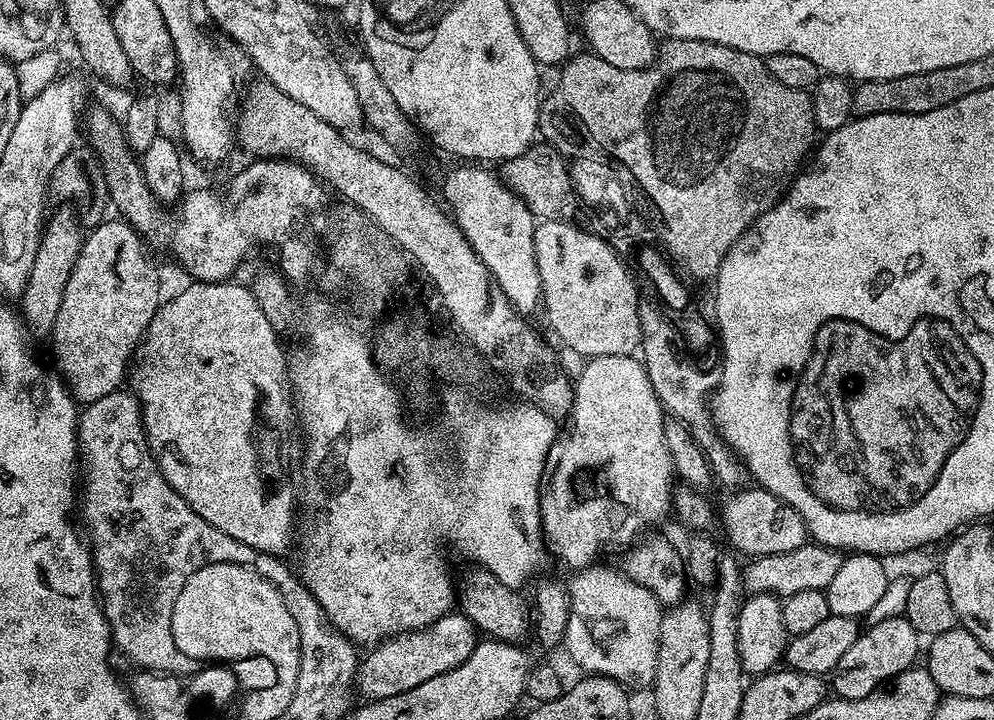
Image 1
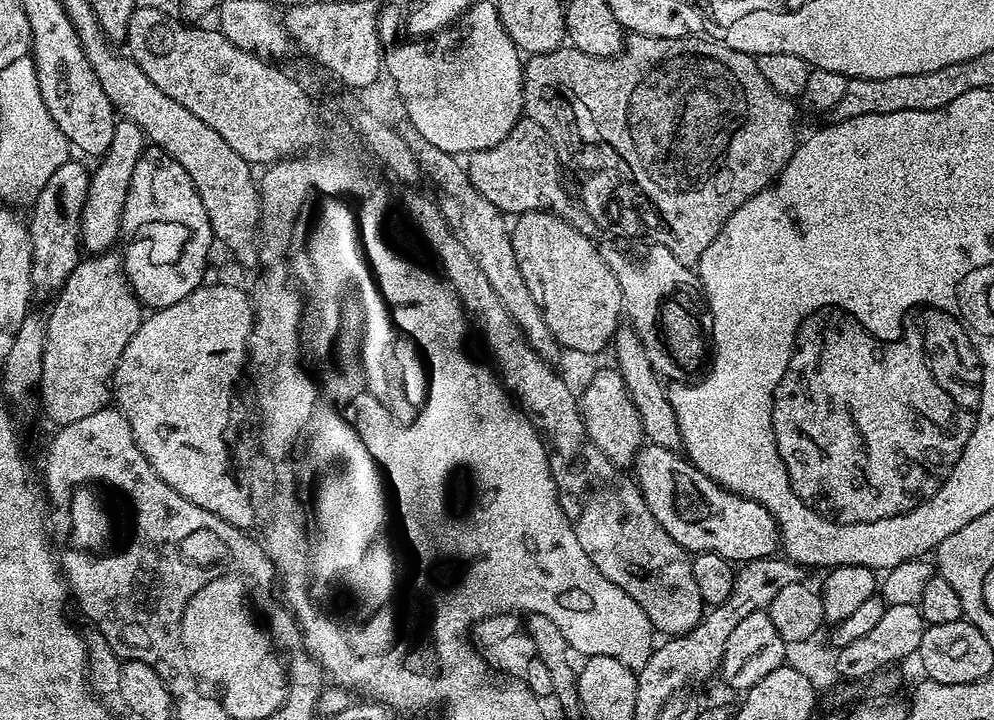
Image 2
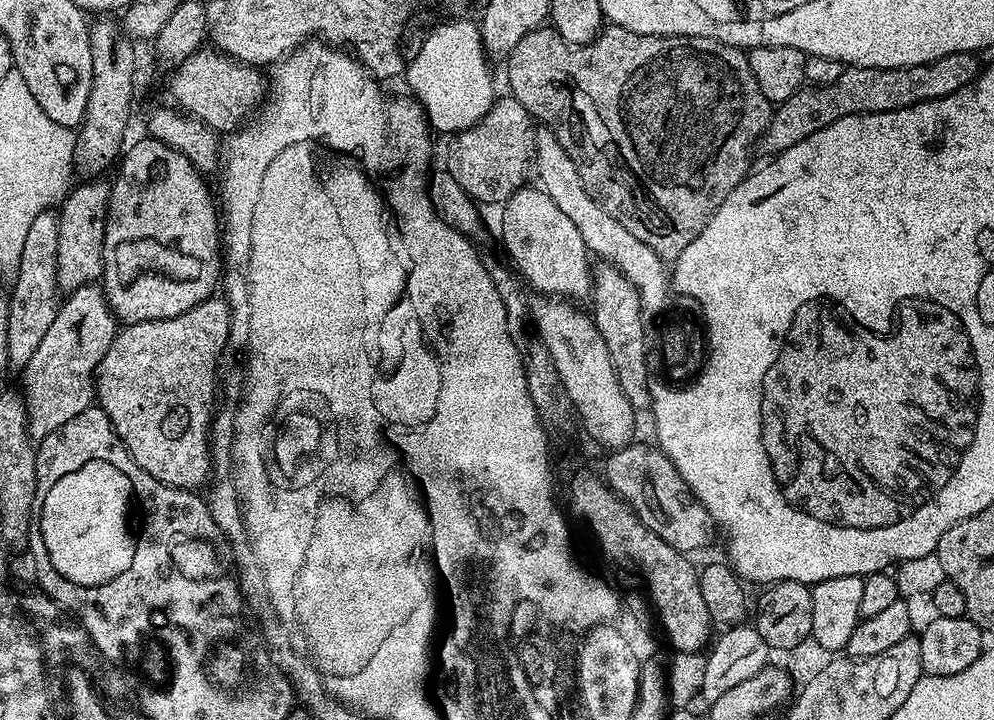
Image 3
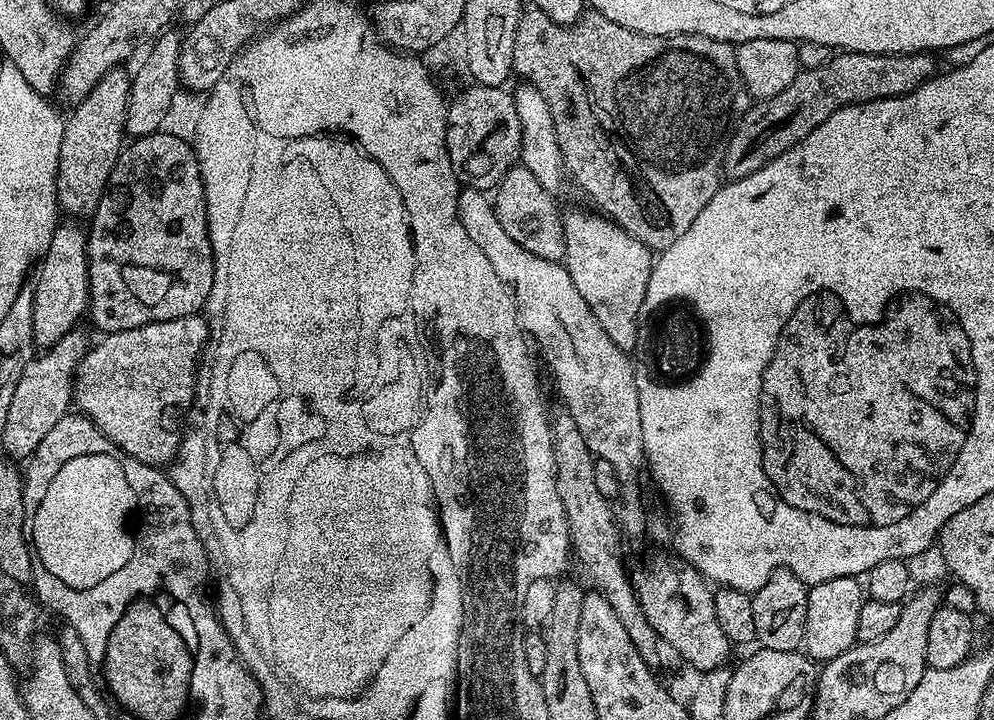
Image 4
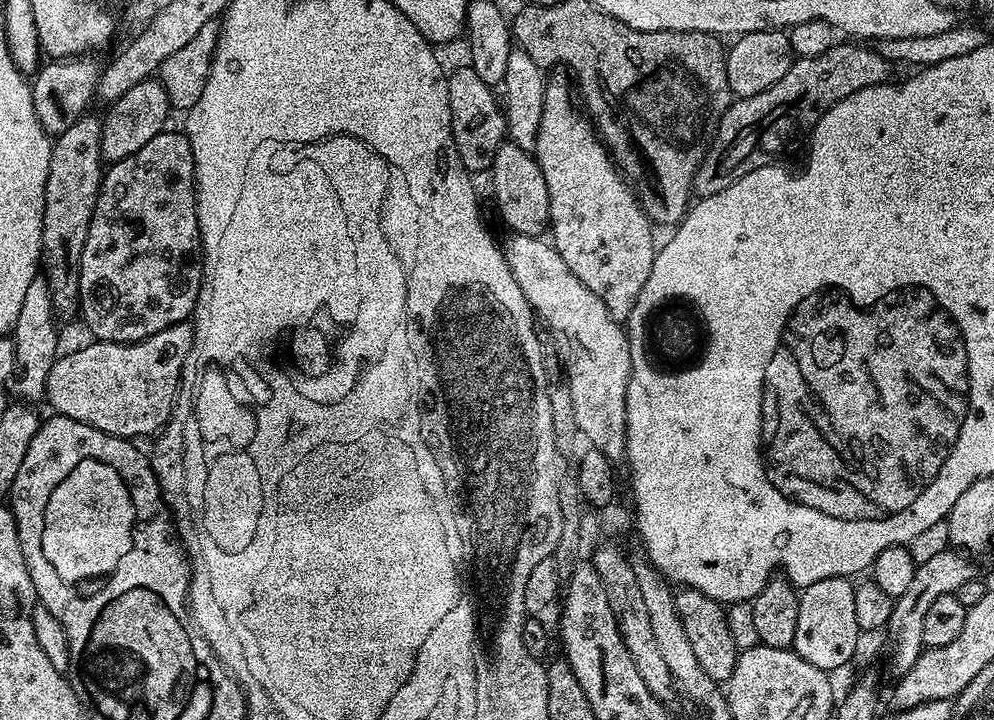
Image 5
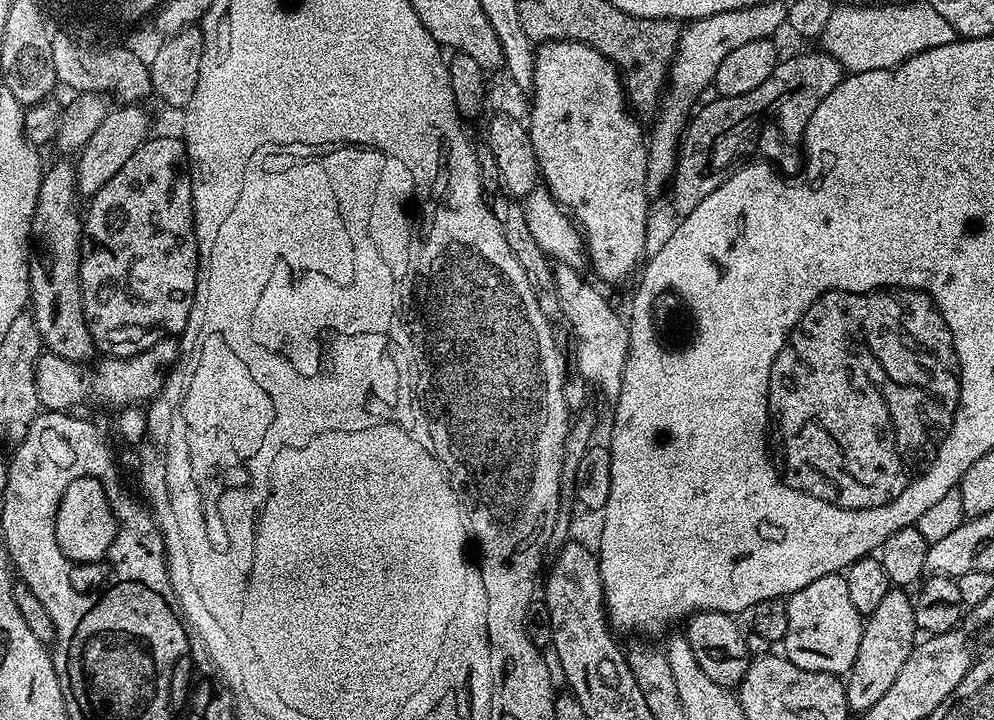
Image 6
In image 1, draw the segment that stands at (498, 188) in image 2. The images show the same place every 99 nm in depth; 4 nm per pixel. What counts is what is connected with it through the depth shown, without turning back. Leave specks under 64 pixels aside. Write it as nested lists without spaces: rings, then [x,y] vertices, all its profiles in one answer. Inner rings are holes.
[[[538,142],[527,149],[524,155],[505,161],[500,169],[501,179],[516,196],[527,203],[527,208],[539,221],[573,221],[580,212],[579,196],[572,184],[571,171],[563,155],[547,142]]]

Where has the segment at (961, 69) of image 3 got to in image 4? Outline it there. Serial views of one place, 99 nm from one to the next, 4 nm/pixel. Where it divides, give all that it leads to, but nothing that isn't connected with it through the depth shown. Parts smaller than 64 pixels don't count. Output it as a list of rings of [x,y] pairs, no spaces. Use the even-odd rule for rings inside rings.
[[[841,51],[833,55],[826,66],[801,70],[794,82],[782,90],[782,94],[774,94],[774,98],[753,103],[749,107],[748,113],[728,139],[723,175],[728,180],[741,180],[746,174],[766,166],[766,162],[790,150],[790,146],[810,134],[810,130],[822,126],[822,122],[826,122],[834,110],[867,100],[910,94],[937,75],[936,58],[926,52],[913,52],[907,56],[879,56]]]

